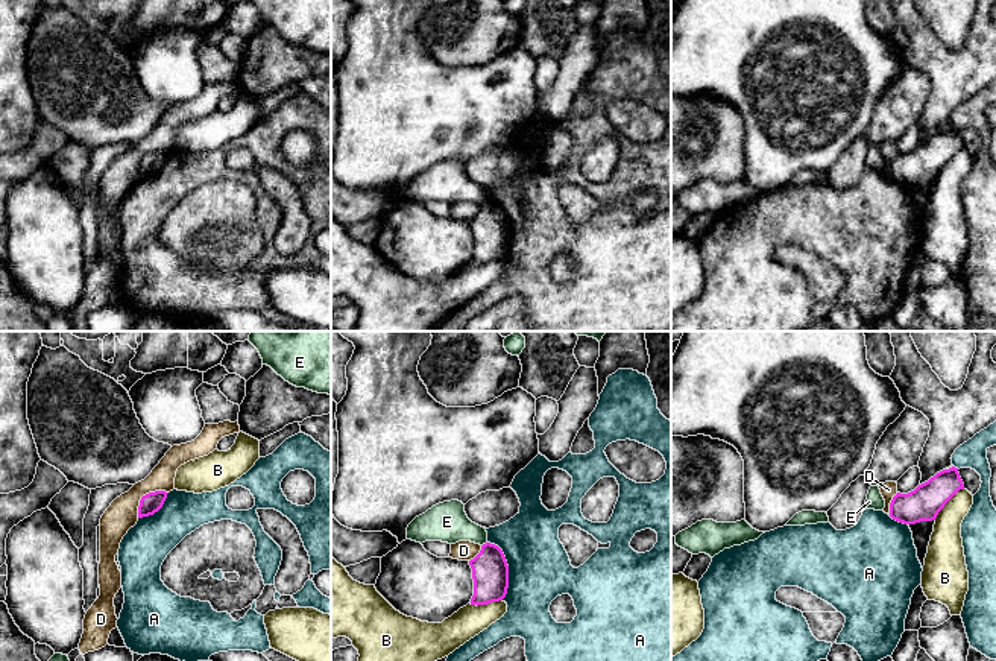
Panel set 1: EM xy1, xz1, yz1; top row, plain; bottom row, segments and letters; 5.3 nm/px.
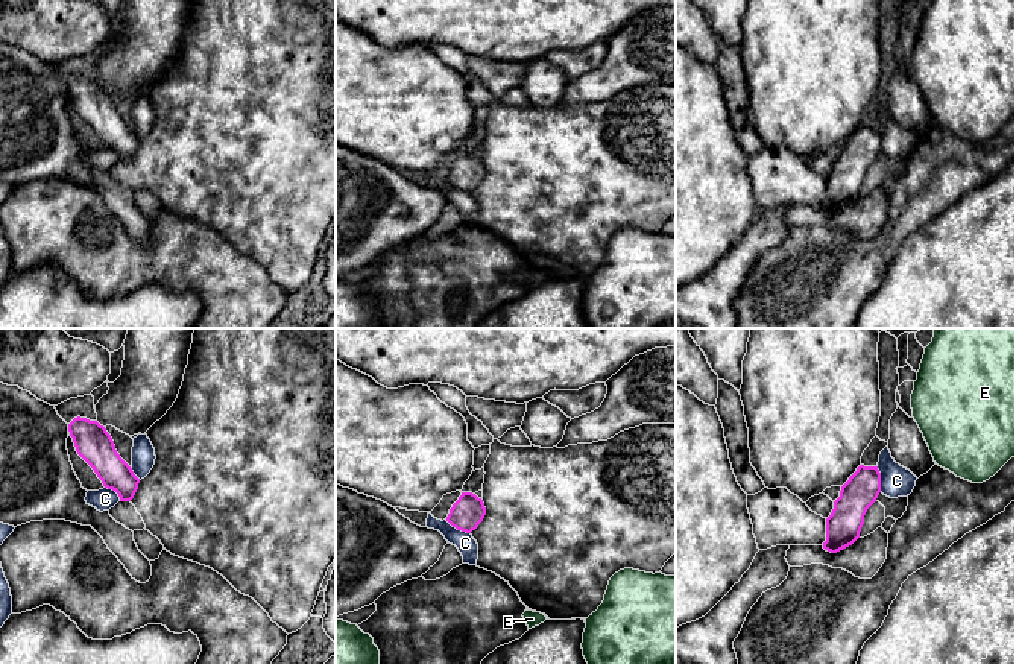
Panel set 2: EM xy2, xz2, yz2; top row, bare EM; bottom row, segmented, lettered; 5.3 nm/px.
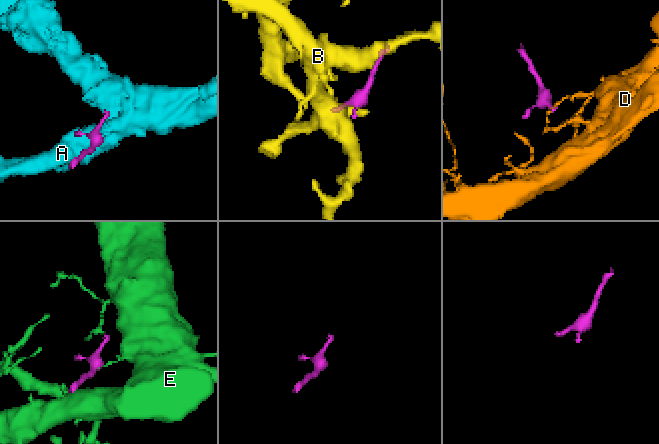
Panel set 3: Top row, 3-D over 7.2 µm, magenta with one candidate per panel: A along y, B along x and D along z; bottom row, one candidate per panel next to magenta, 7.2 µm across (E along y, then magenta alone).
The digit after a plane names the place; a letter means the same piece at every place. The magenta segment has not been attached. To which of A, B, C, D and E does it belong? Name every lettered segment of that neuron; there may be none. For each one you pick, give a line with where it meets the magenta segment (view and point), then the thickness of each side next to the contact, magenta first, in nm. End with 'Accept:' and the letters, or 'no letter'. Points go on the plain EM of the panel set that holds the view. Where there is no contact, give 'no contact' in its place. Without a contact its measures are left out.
C: yz2 (880, 139) | 180/160 nm
Accept: C

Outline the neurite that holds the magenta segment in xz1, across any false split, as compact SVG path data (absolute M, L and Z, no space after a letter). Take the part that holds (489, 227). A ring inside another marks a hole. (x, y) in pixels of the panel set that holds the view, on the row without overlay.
M490 202L469 220L474 239L471 264L487 264L506 257L509 248L509 225L503 210Z

